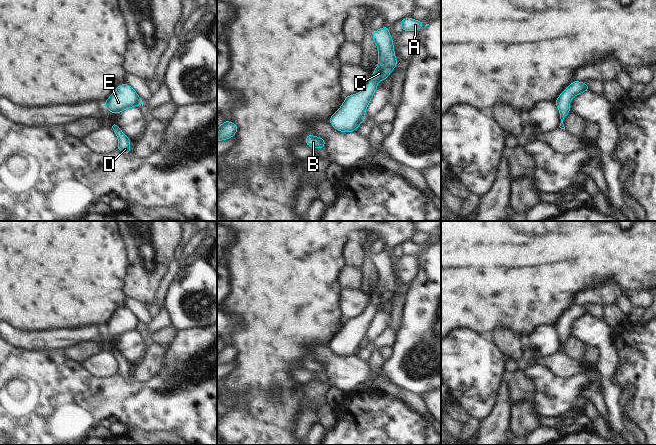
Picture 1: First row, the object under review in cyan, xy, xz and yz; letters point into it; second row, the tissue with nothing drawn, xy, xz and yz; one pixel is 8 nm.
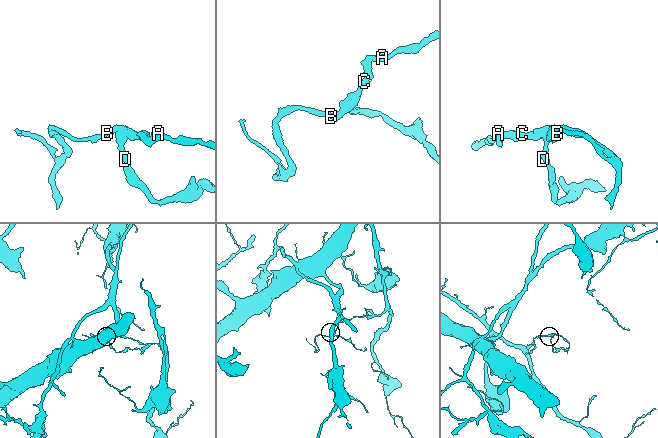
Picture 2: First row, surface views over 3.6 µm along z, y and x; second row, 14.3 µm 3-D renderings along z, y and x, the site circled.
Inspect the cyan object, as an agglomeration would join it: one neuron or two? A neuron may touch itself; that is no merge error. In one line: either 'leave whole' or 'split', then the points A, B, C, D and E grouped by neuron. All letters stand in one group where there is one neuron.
leave whole; groups A B C D E

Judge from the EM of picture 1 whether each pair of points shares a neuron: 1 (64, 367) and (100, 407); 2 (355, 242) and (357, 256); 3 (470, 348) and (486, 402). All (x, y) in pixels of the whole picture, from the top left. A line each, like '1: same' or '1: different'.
1: same
2: same
3: same

